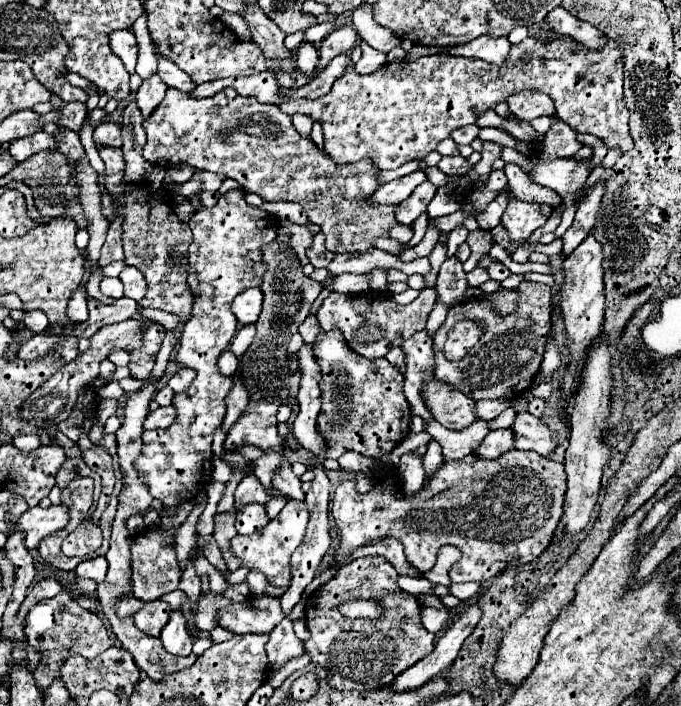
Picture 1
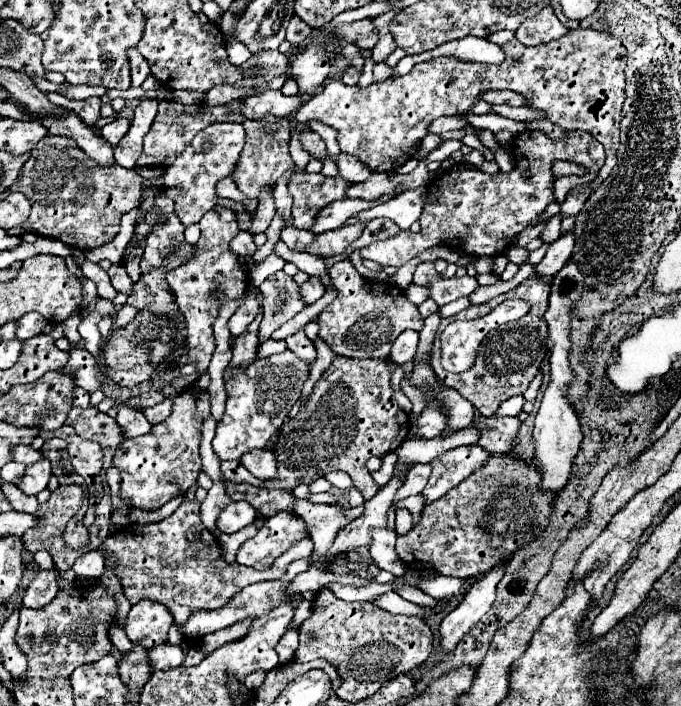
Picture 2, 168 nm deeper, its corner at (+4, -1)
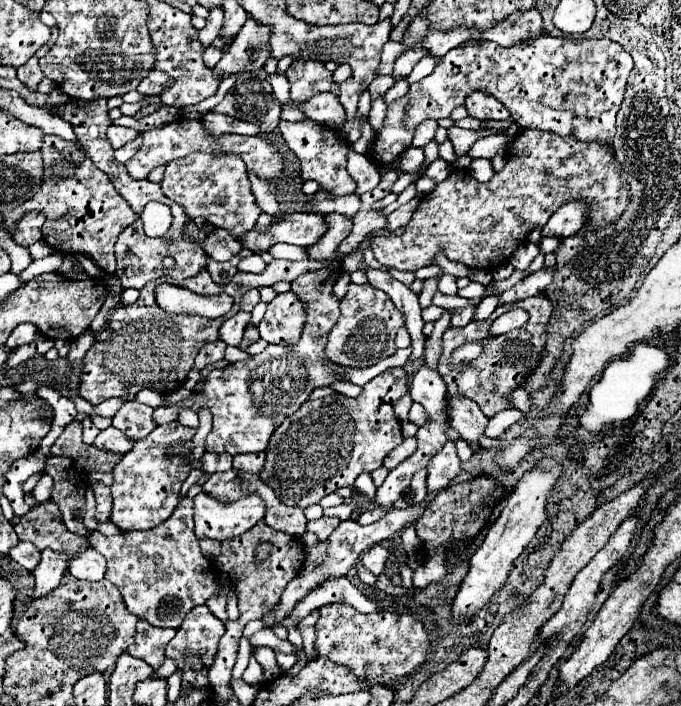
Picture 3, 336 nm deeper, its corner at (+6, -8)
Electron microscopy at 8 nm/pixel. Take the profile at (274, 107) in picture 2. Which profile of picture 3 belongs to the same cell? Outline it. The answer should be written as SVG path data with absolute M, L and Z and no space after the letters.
M208 112L202 118L202 124L206 124L206 132L210 136L224 136L224 134L246 134L246 136L256 136L260 134L260 128L256 124L248 124L242 120L236 120L232 116Z

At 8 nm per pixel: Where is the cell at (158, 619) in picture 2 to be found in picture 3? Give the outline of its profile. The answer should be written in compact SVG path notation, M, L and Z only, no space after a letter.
M138 620L138 634L134 644L128 648L130 656L148 662L154 670L164 662L164 648L168 640L176 634L172 628L156 628L144 620Z

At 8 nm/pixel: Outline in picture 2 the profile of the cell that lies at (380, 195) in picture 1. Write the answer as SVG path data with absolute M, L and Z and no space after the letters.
M398 189L392 191L390 195L382 195L382 197L370 199L370 201L368 201L368 199L342 199L342 201L332 201L330 205L326 205L326 207L318 213L316 223L314 223L314 227L312 227L310 231L314 231L314 233L324 233L324 231L330 231L330 229L338 229L338 227L342 227L350 217L354 217L356 213L360 213L360 211L364 211L364 209L372 209L372 207L376 207L376 205L380 205L380 203L386 203L386 201L392 199L396 193L398 193Z

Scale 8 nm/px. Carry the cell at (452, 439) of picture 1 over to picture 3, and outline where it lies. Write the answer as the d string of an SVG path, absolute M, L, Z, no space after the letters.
M418 470L418 472L412 476L408 496L406 496L402 502L396 500L396 502L394 502L394 508L408 508L410 504L420 504L422 500L426 500L426 472Z

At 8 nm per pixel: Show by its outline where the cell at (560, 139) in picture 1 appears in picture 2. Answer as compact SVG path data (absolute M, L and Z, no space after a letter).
M498 105L498 107L492 107L492 113L504 115L508 119L516 119L516 121L540 121L540 119L546 119L544 113L540 113L540 109L528 109L528 107Z

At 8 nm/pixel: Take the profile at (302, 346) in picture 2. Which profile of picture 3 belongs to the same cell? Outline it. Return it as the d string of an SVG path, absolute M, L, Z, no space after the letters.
M292 292L278 294L268 304L262 322L258 324L260 338L272 344L292 346L300 340L304 318L306 318L306 308Z

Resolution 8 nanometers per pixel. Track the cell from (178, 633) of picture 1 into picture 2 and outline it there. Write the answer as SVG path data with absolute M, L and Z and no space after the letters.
M164 643L164 645L156 645L156 649L150 649L148 657L150 657L154 671L158 671L158 669L166 671L166 669L174 669L174 667L182 665L184 651L182 651L180 645Z

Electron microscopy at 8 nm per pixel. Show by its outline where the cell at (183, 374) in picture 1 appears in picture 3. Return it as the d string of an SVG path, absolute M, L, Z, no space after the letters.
M218 340L218 342L206 342L204 348L200 348L200 352L196 356L194 368L196 370L202 370L204 366L222 360L224 358L224 350L226 350L226 344L222 340Z

